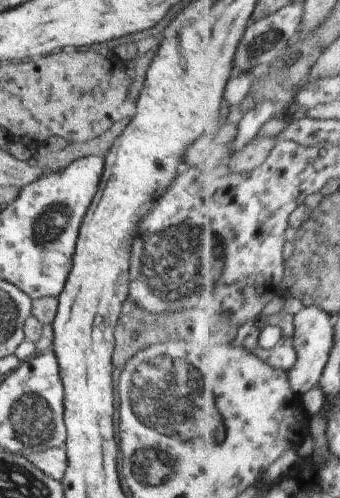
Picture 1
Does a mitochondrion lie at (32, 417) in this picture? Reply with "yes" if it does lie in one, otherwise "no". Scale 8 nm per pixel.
yes

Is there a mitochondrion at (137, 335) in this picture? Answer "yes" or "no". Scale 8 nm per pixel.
yes

